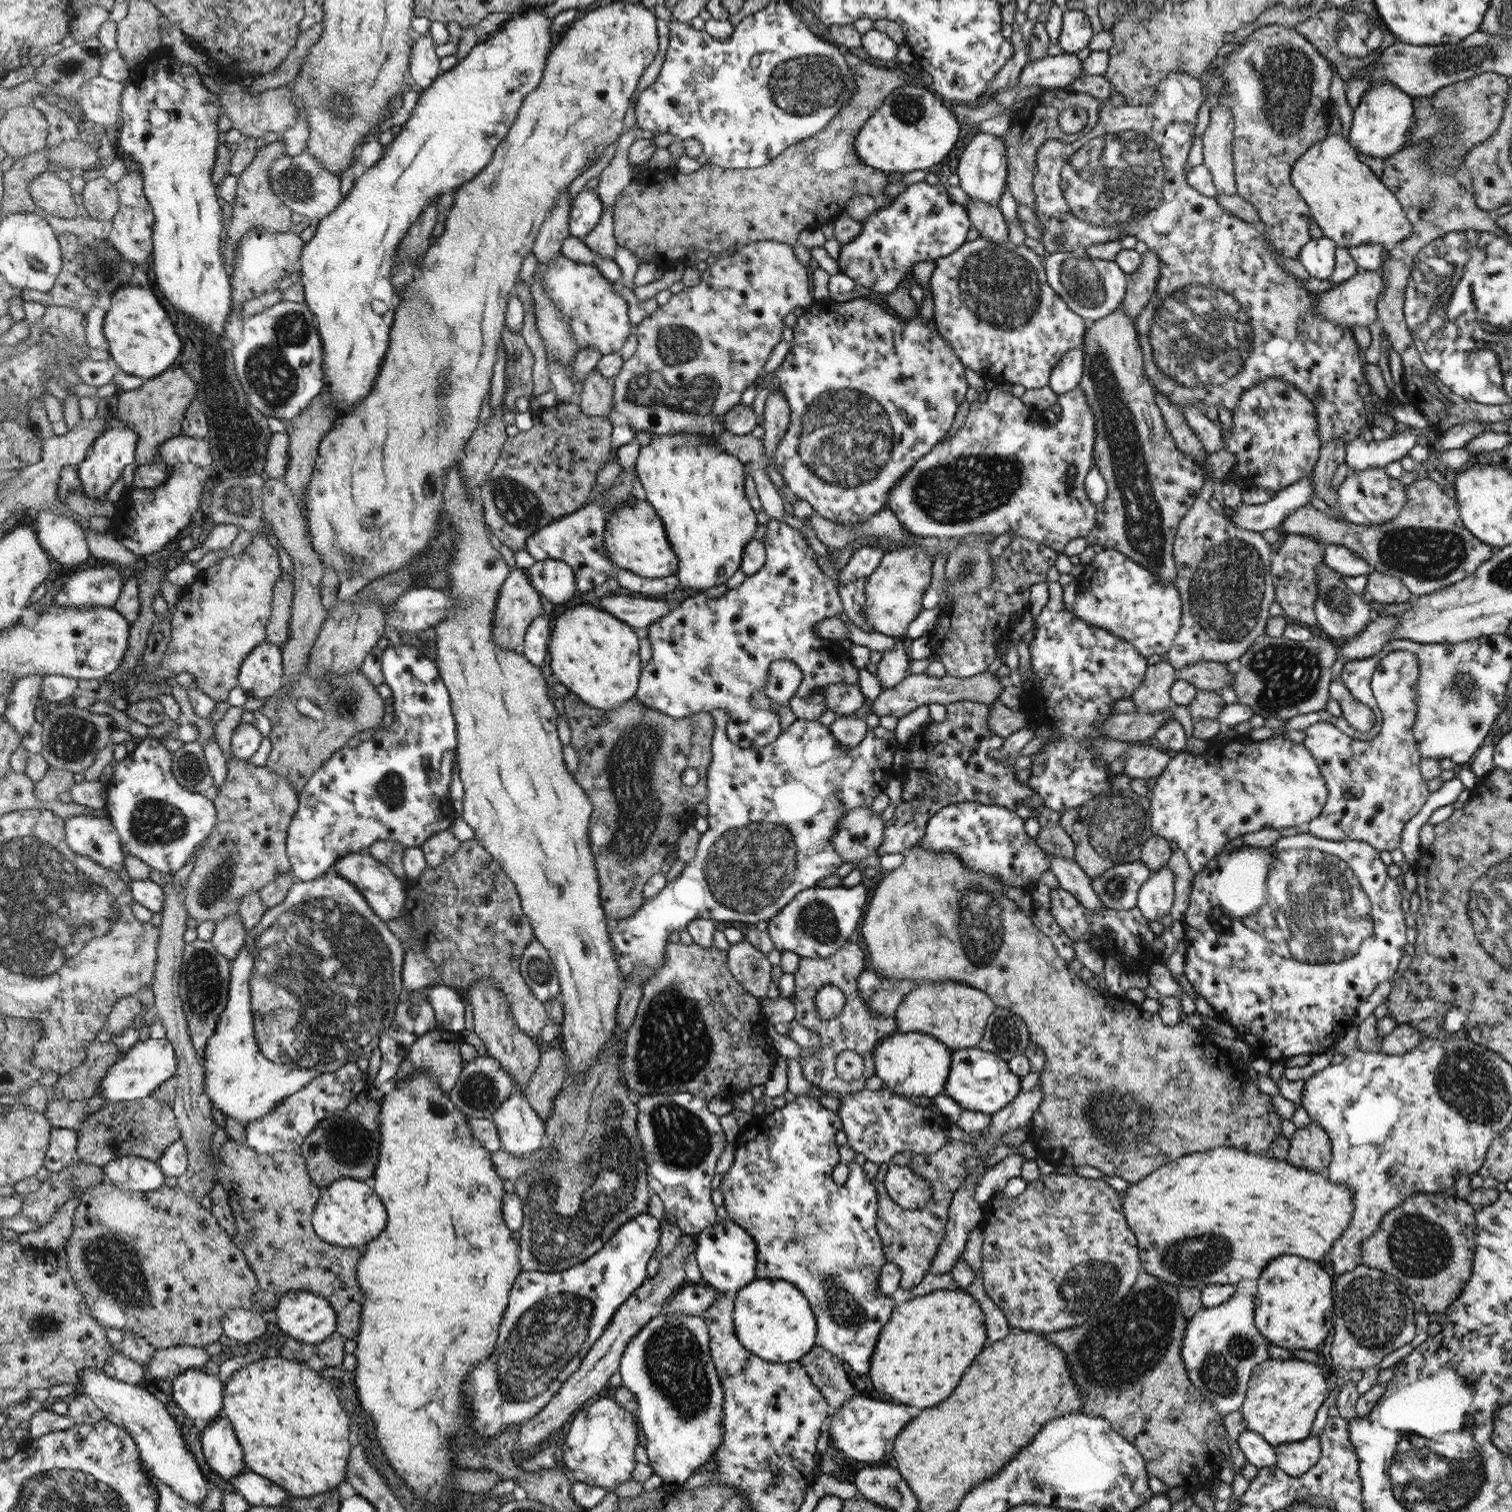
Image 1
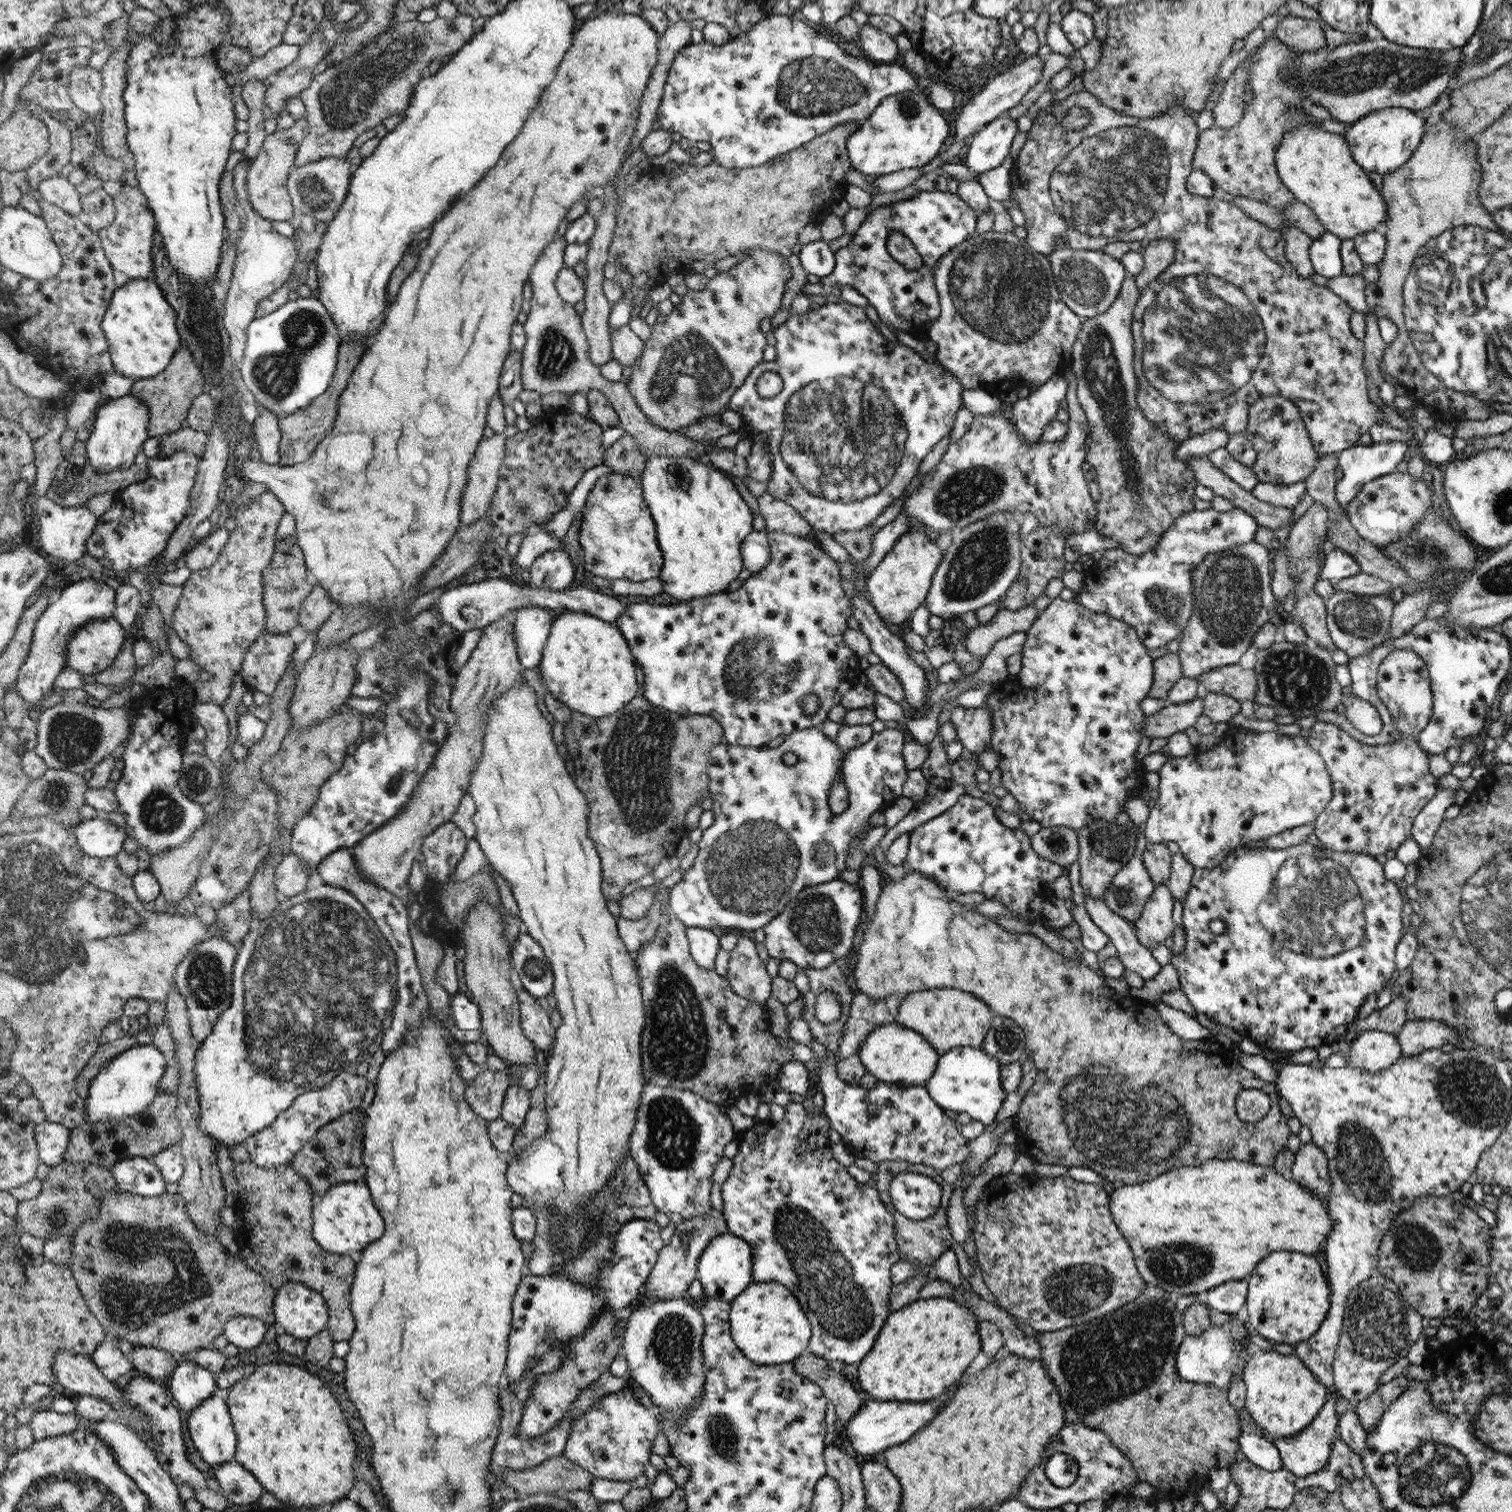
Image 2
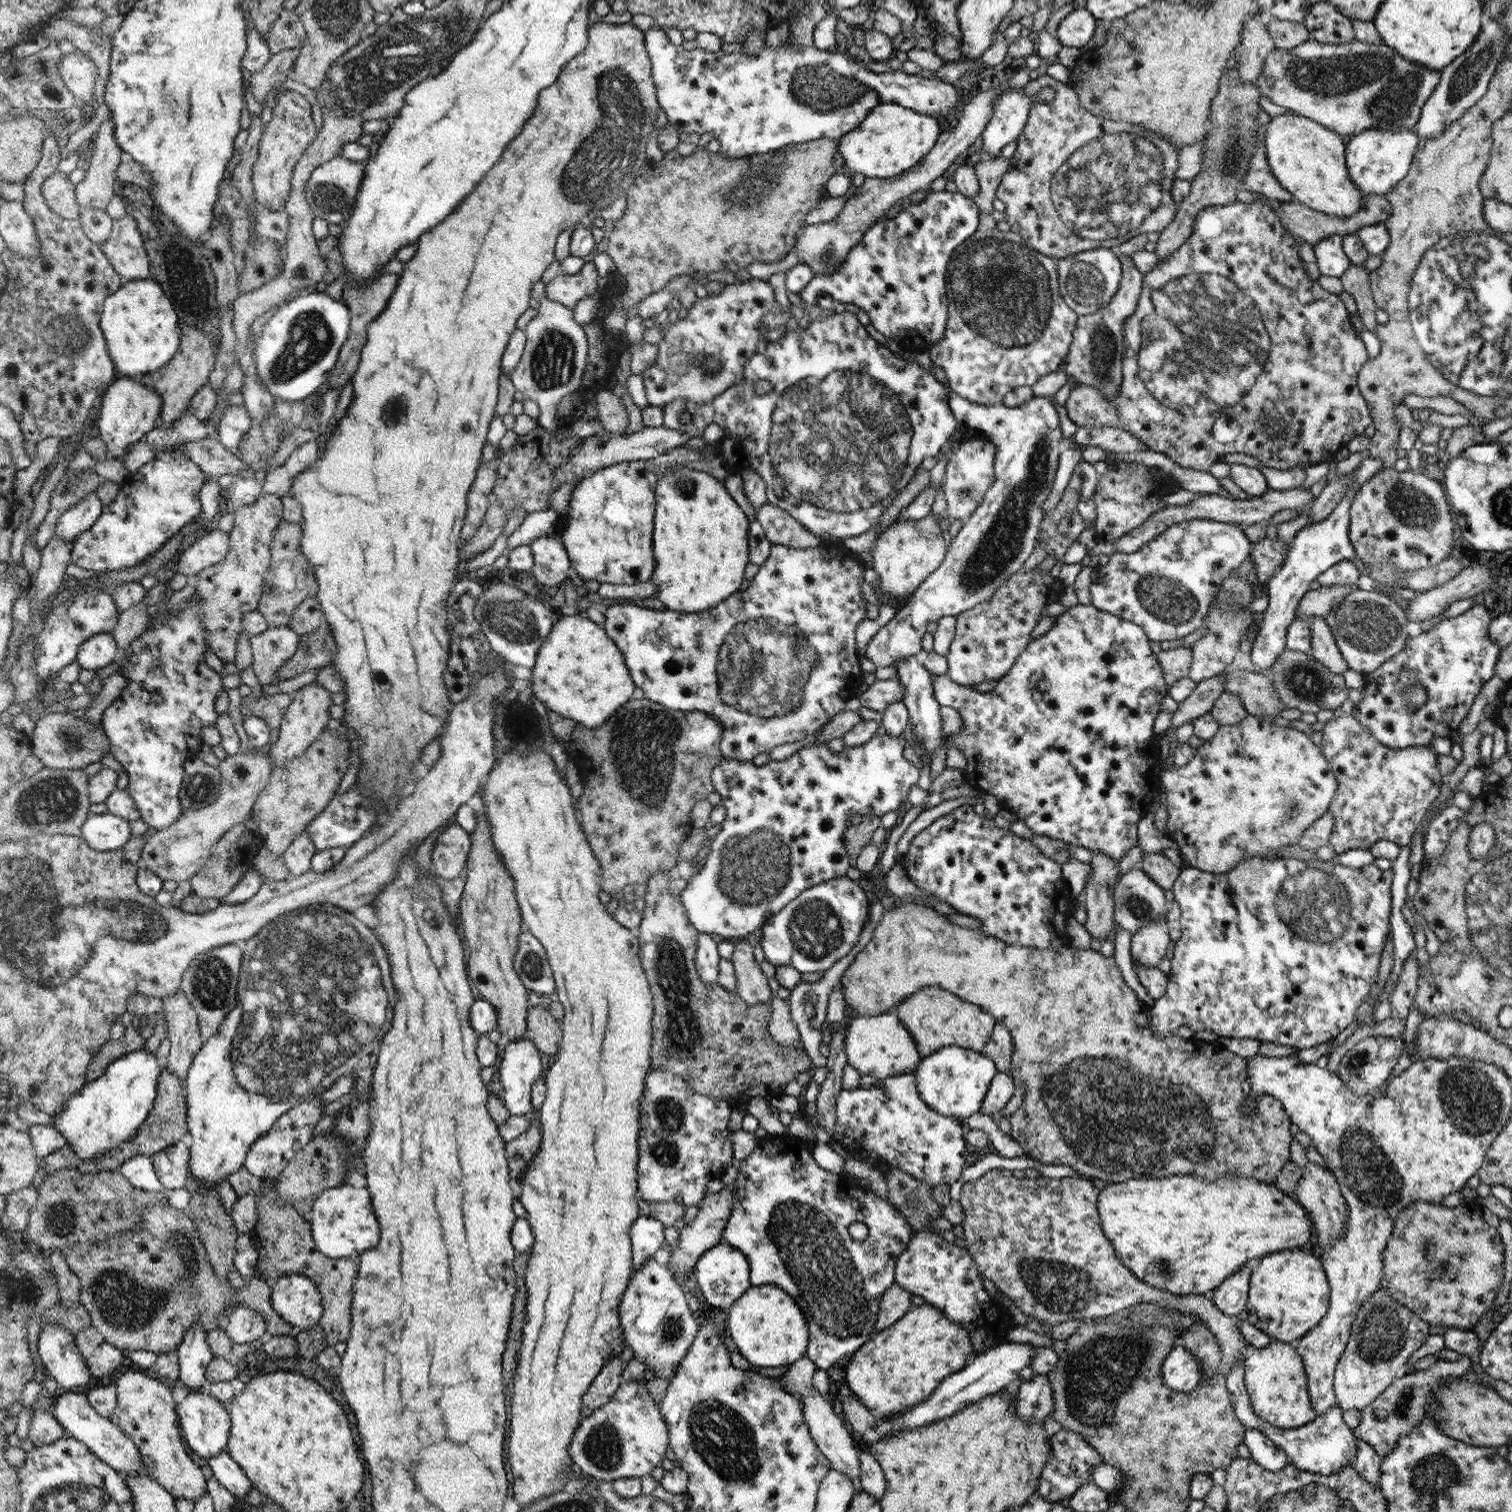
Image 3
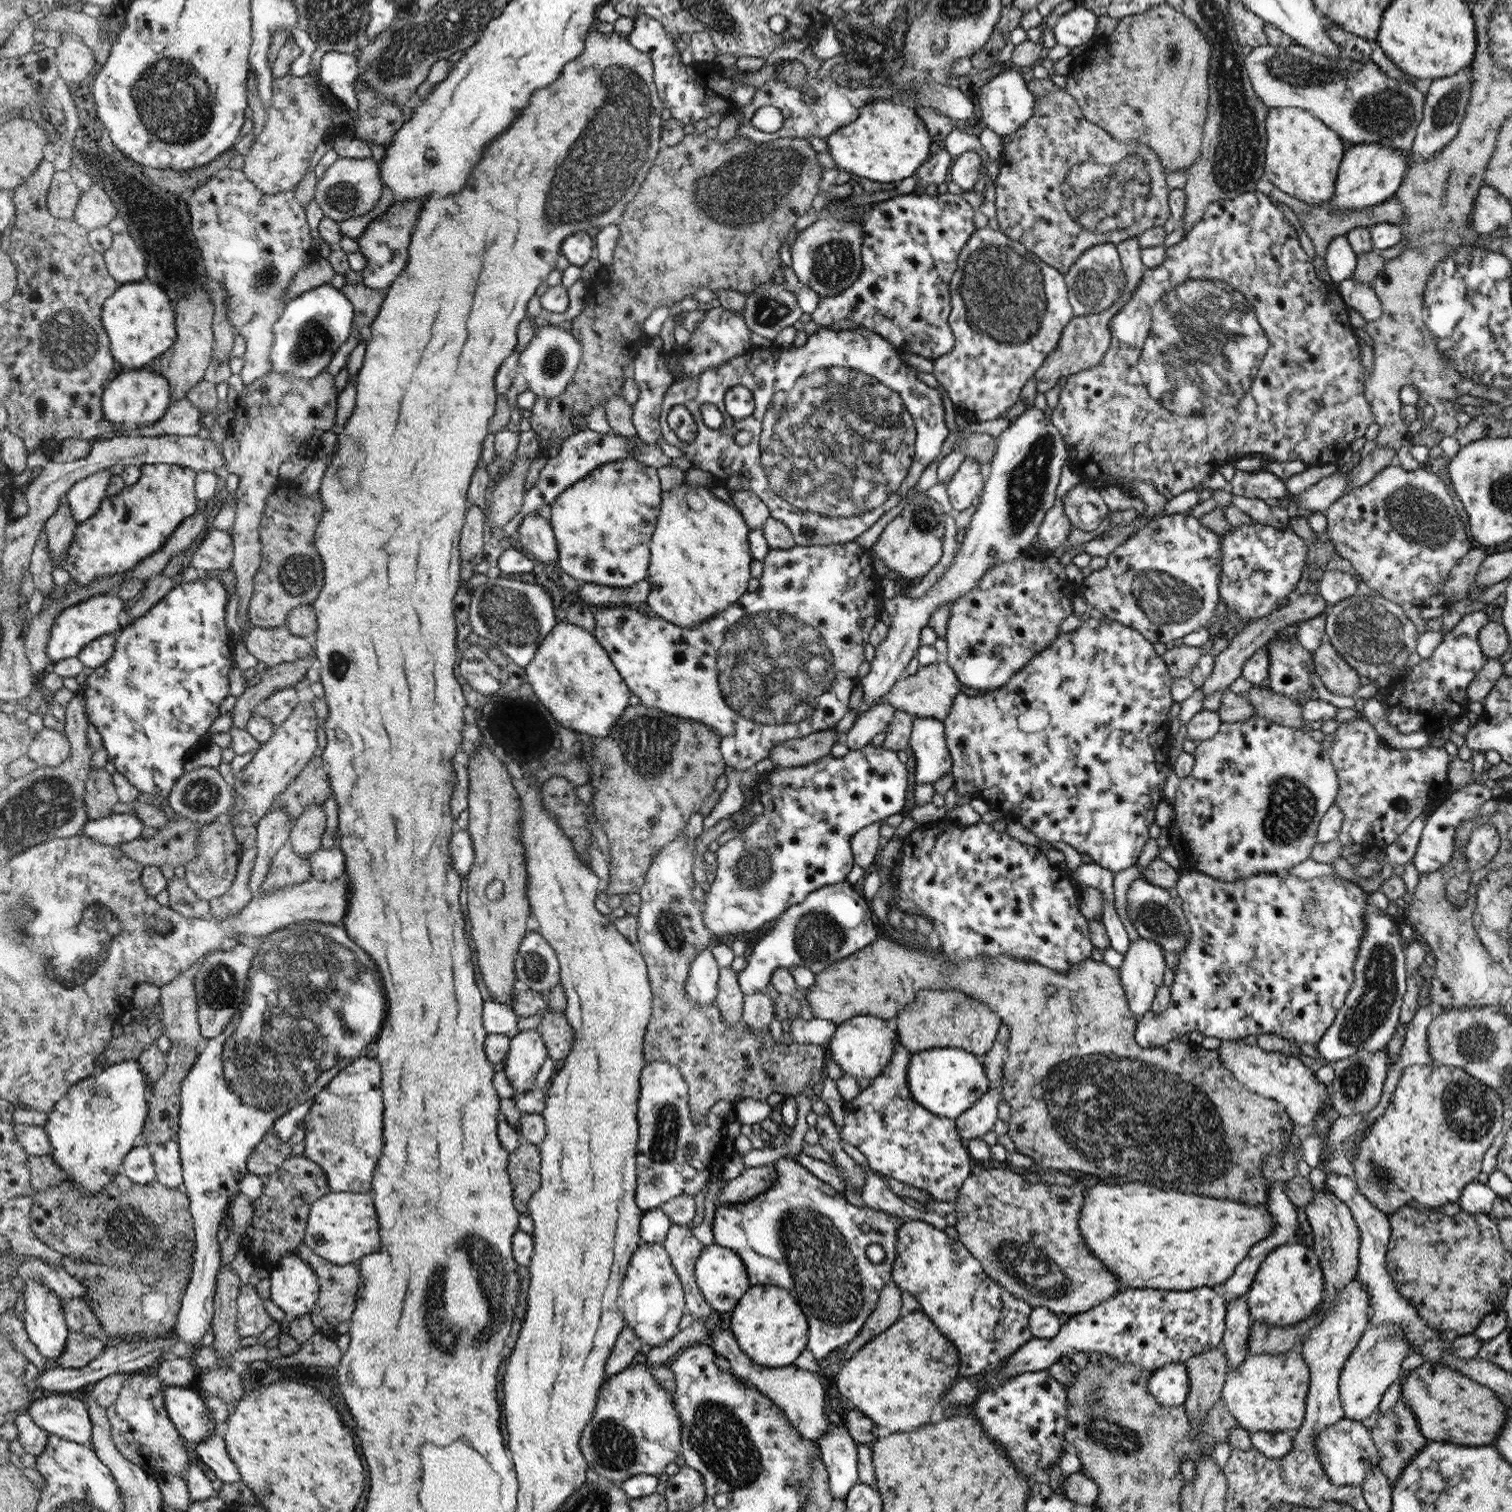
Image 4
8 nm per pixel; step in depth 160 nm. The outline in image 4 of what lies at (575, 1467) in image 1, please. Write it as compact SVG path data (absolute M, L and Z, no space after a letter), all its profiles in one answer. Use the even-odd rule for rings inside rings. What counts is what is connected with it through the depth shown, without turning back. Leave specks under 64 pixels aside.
M632 1362L624 1368L624 1370L618 1371L618 1374L613 1374L607 1379L604 1379L600 1390L598 1406L595 1408L594 1418L585 1427L582 1438L579 1442L584 1457L587 1458L588 1468L594 1470L599 1475L599 1478L606 1478L615 1483L611 1486L616 1486L616 1484L622 1485L624 1480L628 1480L637 1475L662 1475L666 1466L668 1466L670 1462L674 1462L676 1457L681 1454L683 1434L682 1417L679 1415L679 1411L675 1408L675 1403L674 1395L662 1388L660 1383L652 1376L650 1366L645 1365L644 1363Z

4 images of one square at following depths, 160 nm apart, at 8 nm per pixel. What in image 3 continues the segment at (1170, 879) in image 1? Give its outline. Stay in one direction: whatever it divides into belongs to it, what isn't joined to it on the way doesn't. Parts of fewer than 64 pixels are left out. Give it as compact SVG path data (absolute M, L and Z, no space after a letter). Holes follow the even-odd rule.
M1166 918L1153 920L1150 924L1145 924L1136 932L1132 932L1131 956L1139 964L1156 968L1160 960L1166 956L1168 947L1172 945Z

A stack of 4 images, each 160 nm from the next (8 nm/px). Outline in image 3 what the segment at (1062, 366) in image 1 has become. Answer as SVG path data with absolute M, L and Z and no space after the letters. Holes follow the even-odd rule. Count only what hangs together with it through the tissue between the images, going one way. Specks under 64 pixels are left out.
M948 384L948 403L956 419L960 421L964 430L979 434L994 441L998 452L996 454L996 476L994 486L987 492L987 498L980 504L979 509L964 521L962 530L952 539L952 547L948 548L947 559L939 568L924 580L921 586L910 596L905 606L897 611L890 622L878 630L876 636L866 646L865 657L878 668L880 666L897 666L901 658L915 656L923 649L923 639L927 635L926 626L930 622L937 622L945 616L956 616L974 608L985 600L994 598L998 588L1016 572L1022 570L1028 556L1035 552L1038 528L1042 528L1045 513L1042 506L1050 496L1054 486L1054 476L1058 470L1060 450L1058 444L1062 440L1058 412L1054 410L1051 396L1033 396L1032 399L1014 408L1000 404L978 404L966 397L956 394Z

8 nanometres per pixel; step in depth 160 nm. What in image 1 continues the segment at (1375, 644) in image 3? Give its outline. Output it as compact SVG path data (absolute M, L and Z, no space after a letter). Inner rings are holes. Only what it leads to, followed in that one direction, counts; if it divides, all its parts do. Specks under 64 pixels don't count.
M1322 559L1322 563L1316 567L1317 601L1314 605L1316 618L1318 619L1319 633L1326 638L1339 639L1344 641L1359 636L1365 627L1376 617L1377 612L1373 605L1366 601L1365 597L1355 595L1343 582L1342 575L1332 571Z

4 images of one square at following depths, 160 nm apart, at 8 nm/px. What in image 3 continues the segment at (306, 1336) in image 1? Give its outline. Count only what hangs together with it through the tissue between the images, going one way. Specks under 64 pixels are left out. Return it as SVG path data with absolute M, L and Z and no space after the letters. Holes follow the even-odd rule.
M288 1273L270 1287L275 1311L291 1324L293 1332L318 1324L324 1312L322 1294L311 1277Z

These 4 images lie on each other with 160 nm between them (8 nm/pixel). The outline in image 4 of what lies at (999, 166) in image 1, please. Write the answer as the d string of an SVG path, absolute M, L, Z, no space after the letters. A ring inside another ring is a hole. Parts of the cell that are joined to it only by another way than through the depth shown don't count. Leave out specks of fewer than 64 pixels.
M1006 70L997 74L980 88L978 104L982 112L982 120L990 130L1004 138L1007 134L1012 134L1022 123L1025 123L1034 110L1034 95L1027 88L1027 83L1022 78L1022 73Z

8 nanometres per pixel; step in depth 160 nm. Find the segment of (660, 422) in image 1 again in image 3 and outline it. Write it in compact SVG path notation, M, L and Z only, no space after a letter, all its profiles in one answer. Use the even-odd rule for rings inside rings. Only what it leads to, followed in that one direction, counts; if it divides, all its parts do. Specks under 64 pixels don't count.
M751 278L750 281L725 285L720 295L696 298L696 302L684 319L666 326L664 339L656 344L659 348L657 360L641 375L650 405L664 408L676 399L686 399L697 403L710 403L716 395L723 394L732 385L744 379L746 364L754 358L758 348L758 322L774 306L774 290L768 282Z

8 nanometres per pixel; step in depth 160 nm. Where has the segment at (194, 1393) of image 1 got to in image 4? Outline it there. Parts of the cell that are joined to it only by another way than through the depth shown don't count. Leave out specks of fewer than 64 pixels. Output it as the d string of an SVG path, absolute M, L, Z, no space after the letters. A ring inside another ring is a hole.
M307 920L306 923L294 923L284 927L274 934L265 936L260 945L258 953L252 964L252 971L248 976L247 993L243 1008L236 1013L231 1023L222 1031L222 1034L209 1039L206 1048L198 1054L194 1066L182 1081L180 1087L180 1132L178 1141L180 1143L181 1160L183 1167L183 1183L186 1186L187 1197L190 1200L191 1215L194 1217L195 1225L195 1255L192 1266L191 1280L183 1294L182 1308L179 1314L176 1333L181 1336L181 1340L189 1344L201 1344L204 1334L209 1332L212 1319L215 1316L215 1288L221 1264L220 1243L217 1239L219 1222L223 1220L225 1212L233 1203L233 1200L240 1193L240 1180L248 1172L247 1160L251 1158L252 1152L259 1142L273 1129L275 1121L283 1115L289 1113L299 1104L313 1098L328 1087L331 1080L346 1069L360 1056L364 1057L364 1052L376 1044L383 1030L384 1022L387 1018L387 1010L390 1007L388 992L384 989L383 974L379 972L379 967L375 963L370 953L364 952L360 945L348 935L342 923L320 922L319 920Z

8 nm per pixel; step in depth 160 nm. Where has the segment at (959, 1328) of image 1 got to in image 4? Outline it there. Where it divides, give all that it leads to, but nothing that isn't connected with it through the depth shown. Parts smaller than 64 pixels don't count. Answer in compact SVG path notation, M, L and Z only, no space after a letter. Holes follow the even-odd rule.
M921 1310L905 1312L890 1328L867 1342L837 1374L839 1393L849 1407L859 1410L890 1433L912 1432L930 1422L934 1406L959 1377L958 1348Z

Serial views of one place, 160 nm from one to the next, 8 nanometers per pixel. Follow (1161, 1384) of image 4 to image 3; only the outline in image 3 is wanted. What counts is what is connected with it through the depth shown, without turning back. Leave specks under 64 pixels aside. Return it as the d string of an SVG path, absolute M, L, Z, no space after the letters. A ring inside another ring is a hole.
M1179 1343L1166 1355L1161 1366L1165 1385L1176 1392L1190 1392L1202 1383L1202 1370L1199 1360Z

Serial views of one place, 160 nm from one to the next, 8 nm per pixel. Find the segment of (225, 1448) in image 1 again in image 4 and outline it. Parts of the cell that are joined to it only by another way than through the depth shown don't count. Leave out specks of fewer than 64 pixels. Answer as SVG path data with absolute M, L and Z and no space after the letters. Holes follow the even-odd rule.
M165 1386L167 1407L185 1441L198 1443L217 1432L214 1412L204 1399L204 1395L189 1387Z

